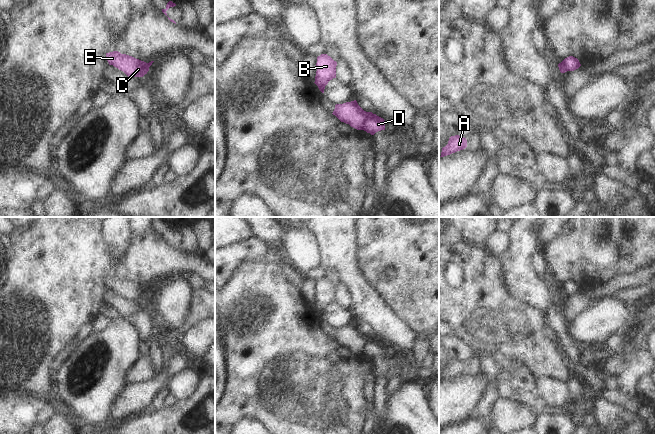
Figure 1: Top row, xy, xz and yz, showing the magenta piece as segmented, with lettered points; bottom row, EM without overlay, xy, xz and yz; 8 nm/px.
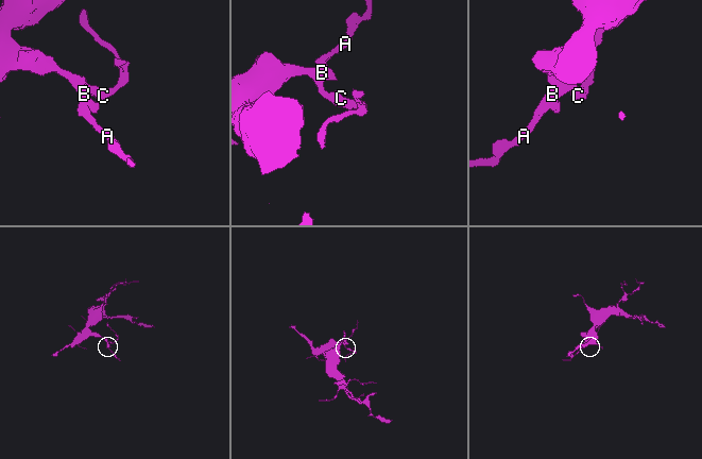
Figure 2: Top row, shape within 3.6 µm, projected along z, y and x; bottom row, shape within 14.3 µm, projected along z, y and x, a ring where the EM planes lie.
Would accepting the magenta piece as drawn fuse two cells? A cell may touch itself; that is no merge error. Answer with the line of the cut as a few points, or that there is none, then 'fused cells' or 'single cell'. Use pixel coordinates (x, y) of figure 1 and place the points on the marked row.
xz (372, 113), (364, 123), (363, 129) | fused cells

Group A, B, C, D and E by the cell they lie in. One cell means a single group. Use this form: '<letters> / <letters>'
A B C E / D

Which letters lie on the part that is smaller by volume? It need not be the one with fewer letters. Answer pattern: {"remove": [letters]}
{"remove": ["D"]}

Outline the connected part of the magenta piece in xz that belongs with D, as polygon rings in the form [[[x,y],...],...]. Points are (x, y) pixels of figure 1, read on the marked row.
[[[372,113],[370,118],[364,123],[364,131],[374,135],[381,130],[385,130],[385,120]]]

